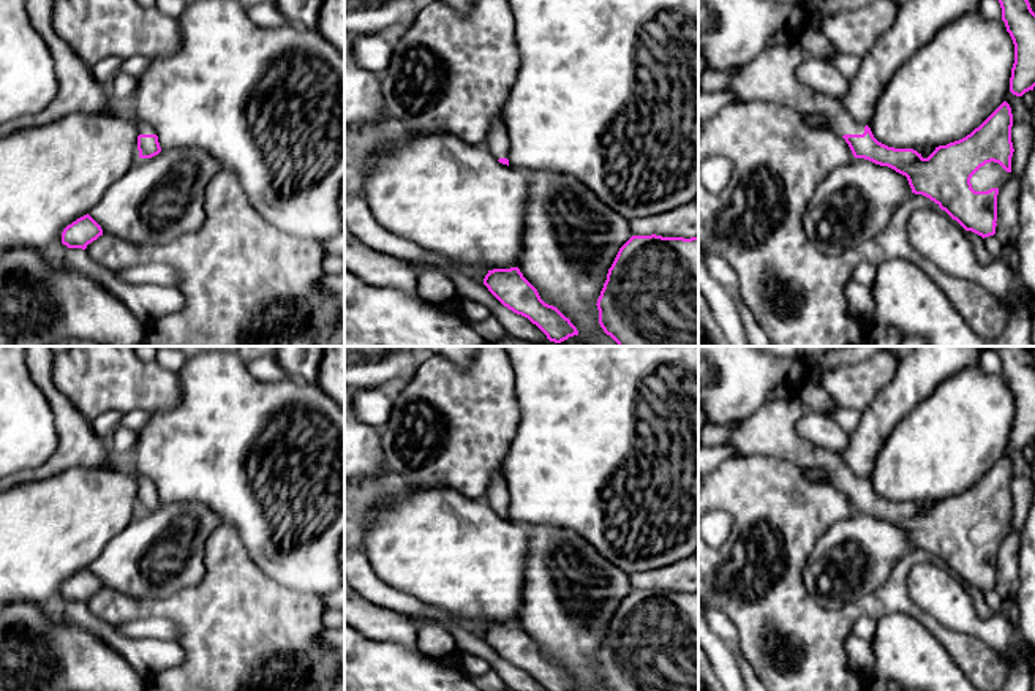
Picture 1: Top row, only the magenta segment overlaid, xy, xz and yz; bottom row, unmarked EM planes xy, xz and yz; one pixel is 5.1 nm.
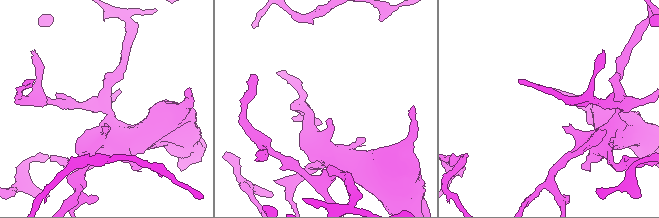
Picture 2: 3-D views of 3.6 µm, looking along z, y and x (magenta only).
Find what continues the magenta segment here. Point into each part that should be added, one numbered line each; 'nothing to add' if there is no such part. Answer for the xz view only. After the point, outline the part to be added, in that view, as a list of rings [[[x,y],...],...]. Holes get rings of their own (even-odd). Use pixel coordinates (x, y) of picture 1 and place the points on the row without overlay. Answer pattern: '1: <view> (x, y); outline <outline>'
1: xz (498, 498); outline [[[501,474],[493,476],[484,500],[490,504],[490,508],[496,514],[507,512],[509,501],[510,501],[509,485]]]

